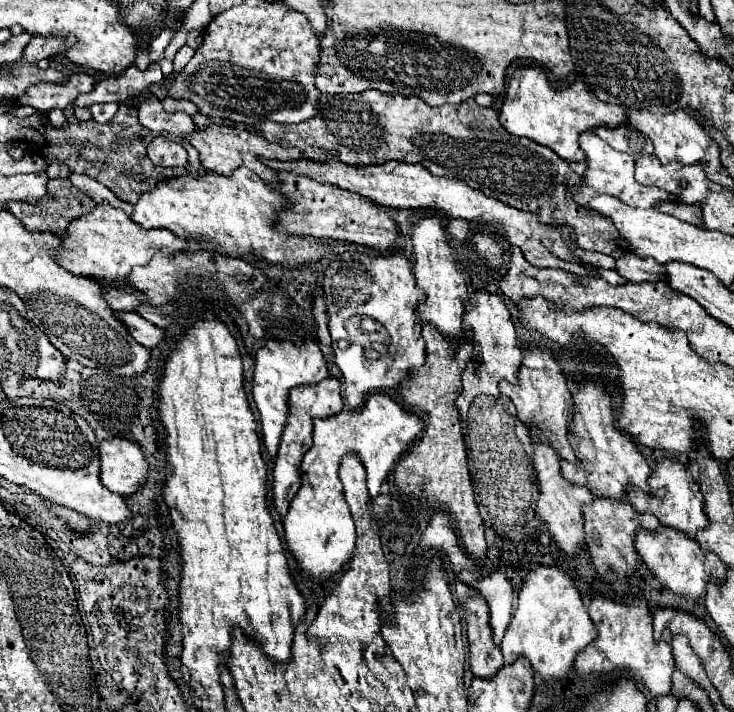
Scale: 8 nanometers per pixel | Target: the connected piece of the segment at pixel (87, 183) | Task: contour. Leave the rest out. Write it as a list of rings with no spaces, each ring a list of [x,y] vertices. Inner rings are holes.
[[[76,173],[70,175],[70,181],[72,181],[74,187],[84,189],[90,197],[94,197],[96,203],[100,203],[100,201],[108,201],[113,207],[124,210],[129,217],[132,215],[133,205],[126,203],[126,201],[120,201],[120,199],[118,199],[110,189],[106,189],[102,183],[94,181],[94,179],[90,179],[90,177],[84,177],[84,175],[76,175]]]

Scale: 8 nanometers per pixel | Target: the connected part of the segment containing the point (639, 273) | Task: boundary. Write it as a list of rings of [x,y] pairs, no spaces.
[[[624,253],[616,259],[616,271],[632,283],[640,281],[664,281],[664,265],[654,259],[640,259],[634,253]]]

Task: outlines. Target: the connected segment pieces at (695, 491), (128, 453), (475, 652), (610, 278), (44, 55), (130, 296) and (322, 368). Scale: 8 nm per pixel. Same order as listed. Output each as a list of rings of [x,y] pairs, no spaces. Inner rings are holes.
[[[662,459],[658,461],[656,469],[650,475],[650,493],[644,493],[640,489],[630,487],[628,489],[628,503],[638,511],[638,513],[650,513],[658,517],[658,521],[670,529],[676,529],[692,539],[696,539],[698,531],[704,531],[708,527],[708,515],[704,511],[704,497],[700,493],[698,483],[694,477],[686,471],[684,465]]]
[[[112,437],[100,443],[100,479],[118,495],[136,493],[148,473],[142,447],[136,441],[124,437]]]
[[[456,581],[456,597],[464,609],[468,627],[466,635],[470,643],[470,671],[480,679],[496,677],[498,669],[504,667],[504,659],[500,649],[492,641],[492,629],[488,625],[488,605],[476,589],[460,581]]]
[[[594,267],[594,273],[602,279],[606,279],[610,285],[624,285],[626,281],[614,271],[614,269],[602,269],[602,267]]]
[[[34,37],[22,57],[16,61],[16,63],[28,63],[28,65],[36,65],[40,59],[50,59],[54,57],[56,53],[62,53],[68,49],[68,43],[64,39],[58,39],[58,37]]]
[[[106,287],[104,299],[112,309],[126,311],[126,313],[136,313],[138,305],[146,303],[146,297],[142,297],[140,293],[120,293],[120,289],[114,287]]]
[[[268,341],[258,353],[256,353],[256,371],[254,371],[254,401],[260,411],[260,423],[262,423],[262,439],[266,445],[266,451],[270,459],[274,461],[278,457],[278,445],[282,431],[288,421],[288,395],[290,389],[298,385],[310,385],[320,383],[328,377],[326,361],[322,357],[320,347],[314,341],[306,341],[302,347],[296,347],[292,343],[278,343]]]

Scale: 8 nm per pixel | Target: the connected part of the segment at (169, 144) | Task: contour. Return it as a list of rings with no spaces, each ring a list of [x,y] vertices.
[[[156,137],[148,145],[148,157],[154,165],[160,165],[160,167],[186,167],[188,165],[186,149],[168,137]]]

